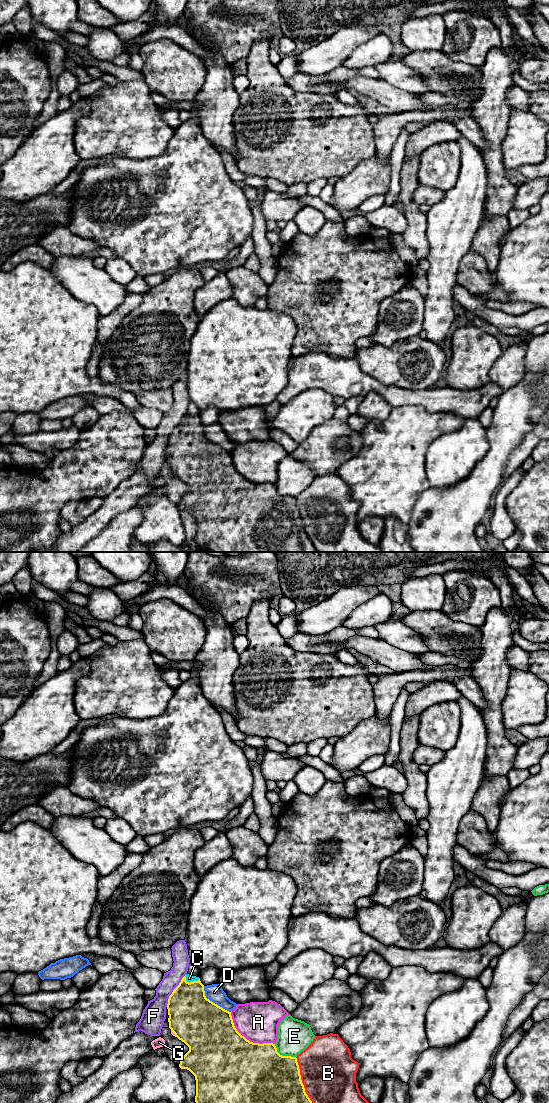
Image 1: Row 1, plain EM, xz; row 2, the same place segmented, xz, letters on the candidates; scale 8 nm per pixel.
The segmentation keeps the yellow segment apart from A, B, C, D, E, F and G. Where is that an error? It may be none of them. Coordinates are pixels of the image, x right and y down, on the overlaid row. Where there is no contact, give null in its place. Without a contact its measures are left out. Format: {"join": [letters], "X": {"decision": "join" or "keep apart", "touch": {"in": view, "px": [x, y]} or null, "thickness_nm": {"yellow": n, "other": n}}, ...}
{"join": ["C"], "A": {"decision": "keep apart", "touch": {"in": "xz", "px": [246, 1039]}, "thickness_nm": {"yellow": 500, "other": 320}}, "B": {"decision": "keep apart", "touch": {"in": "xz", "px": [301, 1080]}, "thickness_nm": {"yellow": 400, "other": 440}}, "C": {"decision": "join", "touch": {"in": "xz", "px": [191, 982]}, "thickness_nm": {"yellow": 360, "other": 50}}, "D": {"decision": "keep apart", "touch": {"in": "xz", "px": [212, 1002]}, "thickness_nm": {"yellow": 420, "other": 140}}, "E": {"decision": "keep apart", "touch": {"in": "xz", "px": [283, 1056]}, "thickness_nm": {"yellow": 480, "other": 280}}, "F": {"decision": "keep apart", "touch": {"in": "xz", "px": [173, 991]}, "thickness_nm": {"yellow": 360, "other": 190}}, "G": {"decision": "keep apart", "touch": {"in": "xz", "px": [173, 1032]}, "thickness_nm": {"yellow": 400, "other": 20}}}

